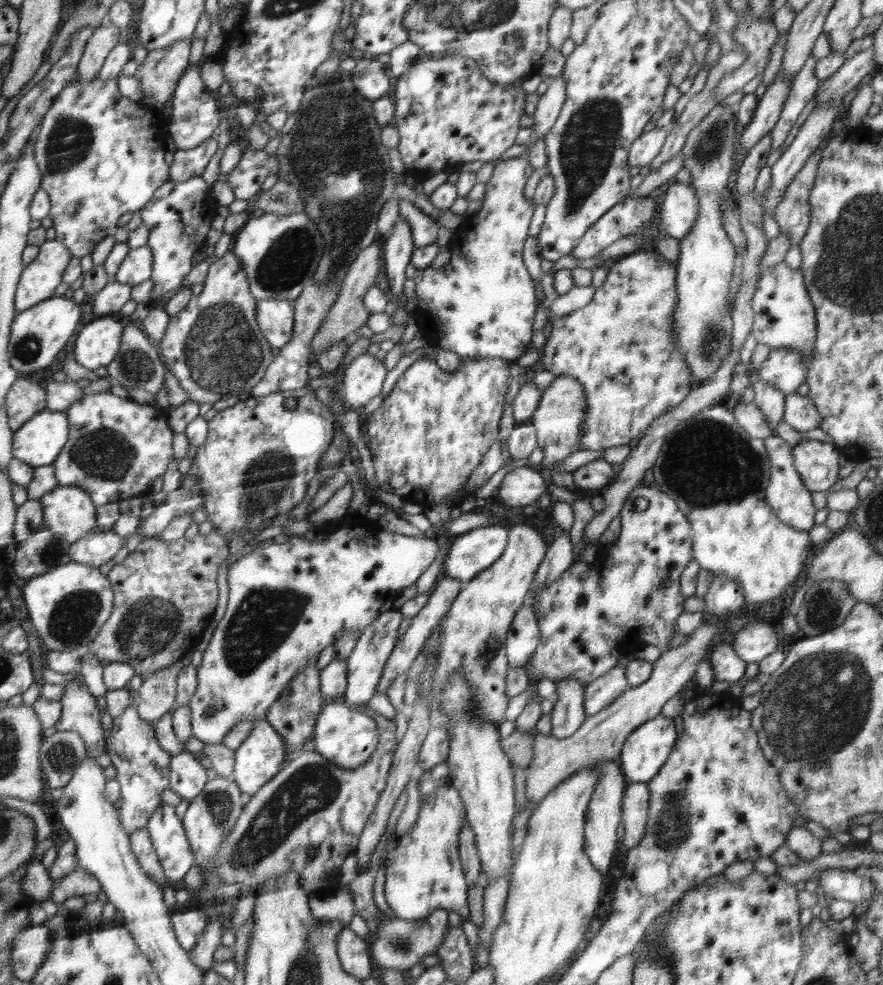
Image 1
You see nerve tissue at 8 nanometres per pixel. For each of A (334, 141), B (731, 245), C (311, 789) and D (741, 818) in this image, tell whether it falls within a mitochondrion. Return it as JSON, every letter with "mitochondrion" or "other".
{"A":"mitochondrion","B":"other","C":"mitochondrion","D":"other"}

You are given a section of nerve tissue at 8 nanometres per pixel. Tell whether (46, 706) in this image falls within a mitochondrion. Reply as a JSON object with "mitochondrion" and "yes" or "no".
{"mitochondrion":"no"}

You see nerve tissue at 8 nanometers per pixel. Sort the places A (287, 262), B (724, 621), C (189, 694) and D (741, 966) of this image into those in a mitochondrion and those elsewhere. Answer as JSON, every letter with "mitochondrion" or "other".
{"A":"mitochondrion","B":"other","C":"other","D":"other"}

